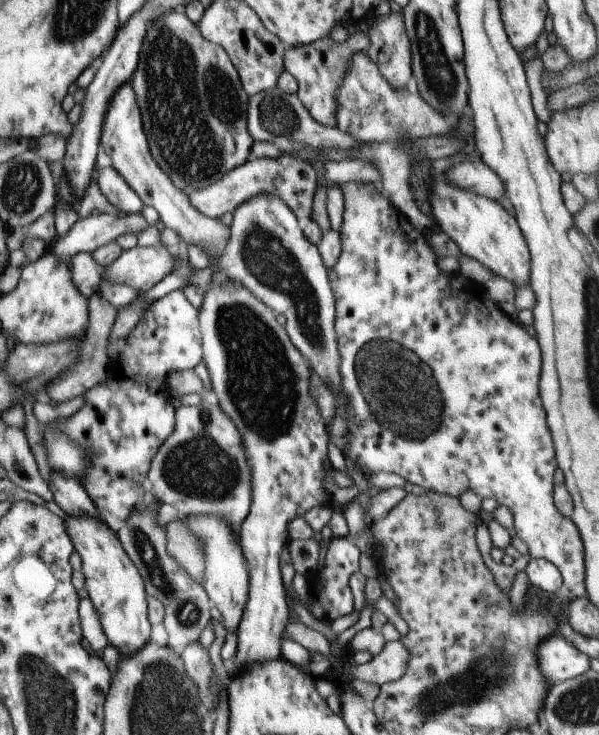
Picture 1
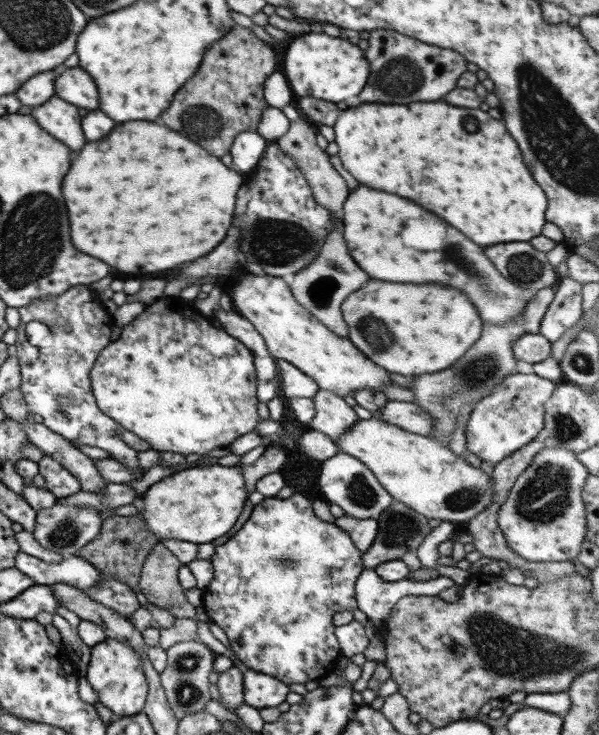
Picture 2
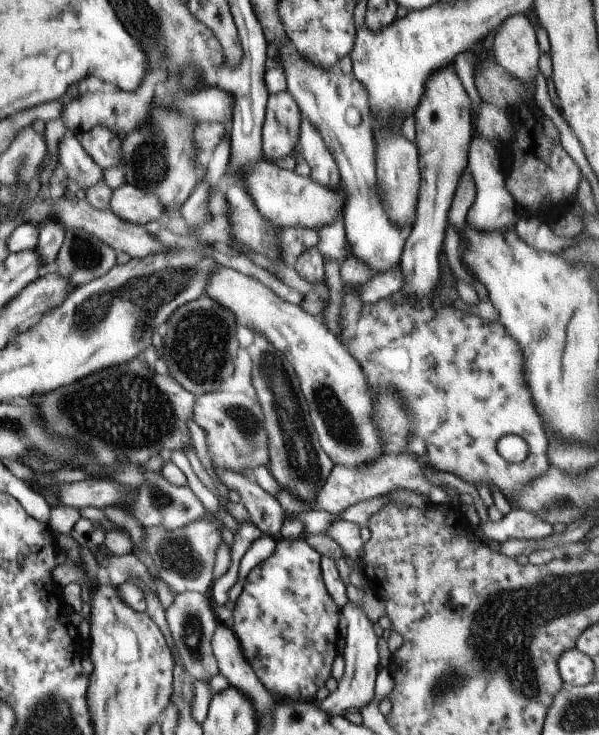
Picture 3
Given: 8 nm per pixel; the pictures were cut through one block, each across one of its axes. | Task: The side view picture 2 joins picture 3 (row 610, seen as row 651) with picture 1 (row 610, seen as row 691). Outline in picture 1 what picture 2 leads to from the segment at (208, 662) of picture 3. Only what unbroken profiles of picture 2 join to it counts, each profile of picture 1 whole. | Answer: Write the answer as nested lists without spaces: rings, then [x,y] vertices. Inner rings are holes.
[[[151,501],[151,506],[147,506],[145,510],[135,510],[132,507],[129,516],[125,518],[123,527],[119,528],[116,536],[125,551],[125,554],[136,566],[143,581],[143,588],[146,595],[156,597],[156,599],[163,605],[164,617],[163,624],[167,633],[167,646],[173,650],[173,654],[180,654],[181,650],[191,644],[191,642],[198,642],[201,630],[205,628],[205,624],[210,622],[209,617],[209,600],[200,584],[197,584],[181,566],[177,566],[177,562],[167,554],[165,550],[165,526],[159,525],[156,522],[158,507]]]

